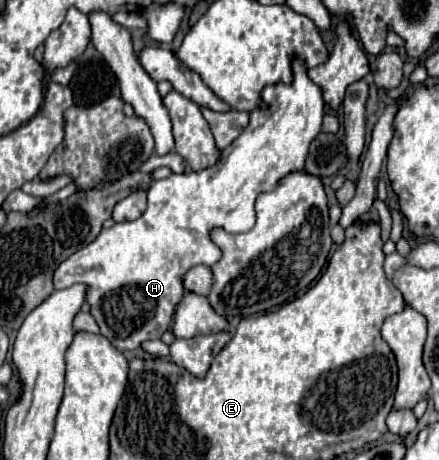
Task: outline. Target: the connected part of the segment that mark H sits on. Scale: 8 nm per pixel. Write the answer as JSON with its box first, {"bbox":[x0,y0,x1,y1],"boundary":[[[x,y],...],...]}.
{"bbox":[53,60,325,350],"boundary":[[[301,60],[293,62],[293,84],[277,84],[265,88],[261,98],[267,102],[265,110],[251,112],[249,126],[233,140],[225,150],[221,150],[215,166],[199,170],[199,172],[183,172],[171,174],[165,180],[155,180],[147,190],[147,210],[143,216],[131,222],[119,222],[109,230],[101,230],[101,234],[85,248],[77,250],[69,258],[65,258],[57,270],[53,272],[53,286],[59,290],[63,286],[85,284],[85,300],[89,304],[89,312],[95,318],[101,334],[117,348],[117,350],[135,350],[145,340],[157,340],[169,328],[175,306],[181,302],[185,294],[183,274],[197,264],[213,266],[221,258],[221,250],[211,240],[213,228],[223,228],[225,232],[247,232],[255,224],[255,198],[261,192],[273,190],[277,180],[281,180],[291,170],[301,170],[305,166],[305,158],[309,154],[309,144],[321,130],[321,118],[325,110],[325,102],[317,84],[313,84],[307,76],[307,68]]]}

